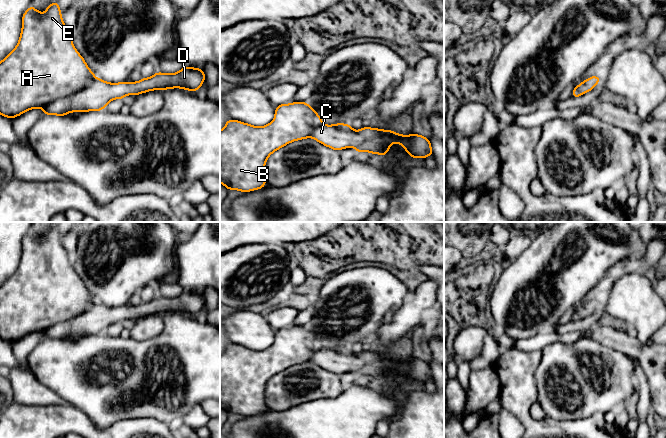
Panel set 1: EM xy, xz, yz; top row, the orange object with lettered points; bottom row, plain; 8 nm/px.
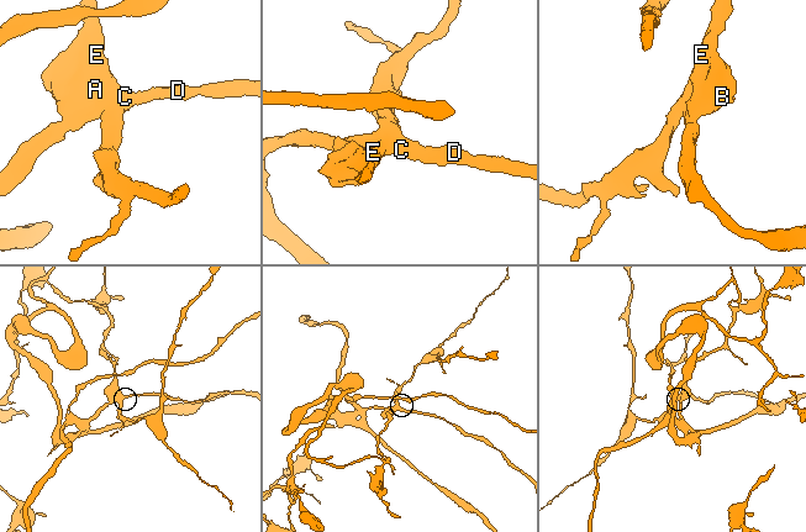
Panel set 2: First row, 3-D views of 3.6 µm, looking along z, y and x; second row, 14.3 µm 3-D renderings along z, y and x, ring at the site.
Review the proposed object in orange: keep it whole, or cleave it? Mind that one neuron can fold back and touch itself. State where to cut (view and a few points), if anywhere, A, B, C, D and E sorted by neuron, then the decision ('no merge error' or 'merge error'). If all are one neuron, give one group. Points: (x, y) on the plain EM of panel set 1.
no cut; A B C D E; no merge error

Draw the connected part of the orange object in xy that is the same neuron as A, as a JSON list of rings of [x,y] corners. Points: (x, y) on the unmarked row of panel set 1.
[[[58,225],[44,238],[30,229],[22,241],[17,270],[0,286],[0,339],[13,343],[28,334],[42,332],[44,339],[65,340],[70,336],[100,335],[113,323],[139,319],[152,314],[181,312],[197,315],[205,305],[202,293],[184,291],[174,298],[156,296],[138,306],[108,307],[95,301],[72,267]]]

